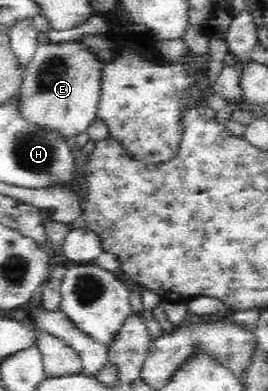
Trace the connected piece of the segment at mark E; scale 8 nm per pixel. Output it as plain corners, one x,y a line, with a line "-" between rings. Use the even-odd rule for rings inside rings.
44,41
37,49
36,56
24,71
16,109
22,118
32,124
36,130
52,132
56,136
62,136
65,140
73,142
73,138
79,134
87,133
91,123
97,119
103,64
88,49
85,49
81,42
53,45

